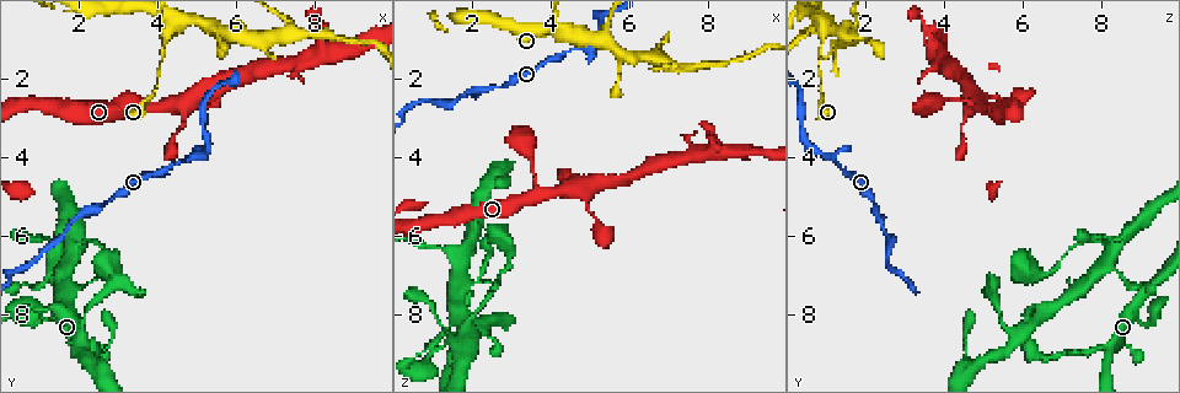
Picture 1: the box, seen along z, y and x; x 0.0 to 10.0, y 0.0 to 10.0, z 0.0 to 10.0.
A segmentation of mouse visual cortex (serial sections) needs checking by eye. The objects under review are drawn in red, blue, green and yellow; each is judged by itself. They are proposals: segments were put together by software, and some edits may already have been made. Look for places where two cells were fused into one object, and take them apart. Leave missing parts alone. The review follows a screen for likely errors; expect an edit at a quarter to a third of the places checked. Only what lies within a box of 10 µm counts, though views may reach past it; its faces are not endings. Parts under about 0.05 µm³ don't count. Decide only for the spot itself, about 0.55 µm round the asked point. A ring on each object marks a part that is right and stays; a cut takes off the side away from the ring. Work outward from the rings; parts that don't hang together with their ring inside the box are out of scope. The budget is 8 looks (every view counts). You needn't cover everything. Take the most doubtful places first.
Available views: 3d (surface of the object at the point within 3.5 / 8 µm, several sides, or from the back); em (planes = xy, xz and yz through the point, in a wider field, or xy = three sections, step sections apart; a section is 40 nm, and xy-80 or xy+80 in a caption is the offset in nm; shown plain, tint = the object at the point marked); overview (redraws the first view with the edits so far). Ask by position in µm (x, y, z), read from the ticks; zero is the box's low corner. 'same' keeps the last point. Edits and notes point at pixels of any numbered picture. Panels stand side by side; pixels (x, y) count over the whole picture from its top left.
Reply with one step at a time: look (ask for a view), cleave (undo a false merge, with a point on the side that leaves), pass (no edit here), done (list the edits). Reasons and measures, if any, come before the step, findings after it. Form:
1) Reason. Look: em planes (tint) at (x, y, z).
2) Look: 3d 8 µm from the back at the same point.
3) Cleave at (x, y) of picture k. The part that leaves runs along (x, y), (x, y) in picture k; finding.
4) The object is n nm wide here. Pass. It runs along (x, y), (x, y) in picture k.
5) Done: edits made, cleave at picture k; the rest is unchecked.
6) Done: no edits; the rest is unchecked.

Sharp bend. Look: 3d 8 µm from the back at (5.25, 3.85, 0.80).

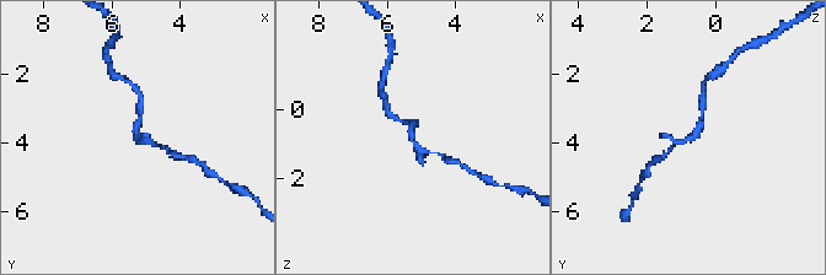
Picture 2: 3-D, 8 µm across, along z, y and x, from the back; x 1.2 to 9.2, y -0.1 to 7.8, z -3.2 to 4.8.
The arms are 150, 150 nm wide. Look: em xy step 3 (tint) at the same point.

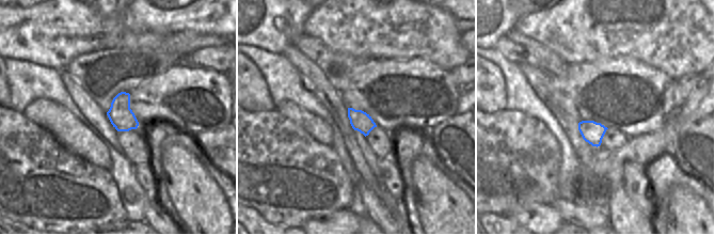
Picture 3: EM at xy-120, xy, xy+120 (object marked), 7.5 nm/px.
The object is 150 nm wide here. Pass. It runs along (671, 146), (695, 134), (701, 106) in picture 2; continuous, no second cell.

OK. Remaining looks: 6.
Sudden change in width. Look: 3d 3.5 µm at (0.85, 8.30, 9.20).

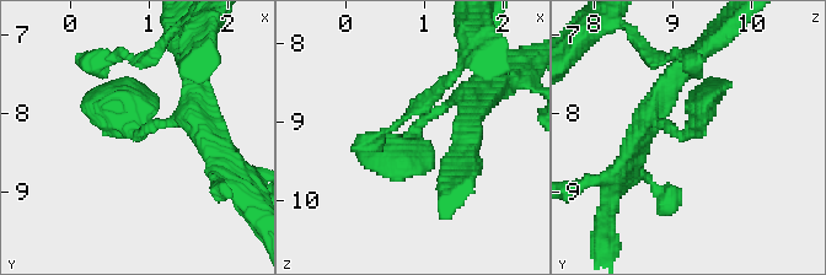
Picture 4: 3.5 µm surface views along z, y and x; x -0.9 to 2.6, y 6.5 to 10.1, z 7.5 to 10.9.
Shape alone is not enough. Look: em planes (plain) at (0.85, 8.30, 9.10).

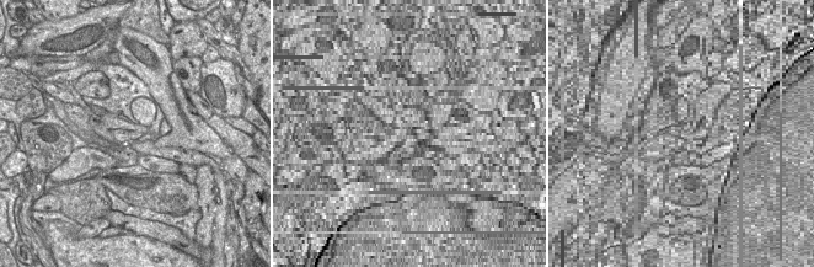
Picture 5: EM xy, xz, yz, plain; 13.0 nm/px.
With the object marked. Look: em planes (tint) at the same point.

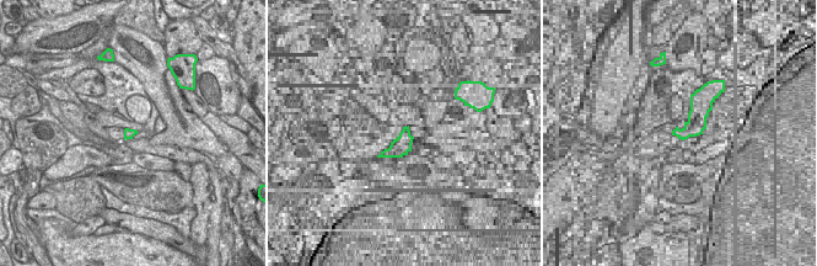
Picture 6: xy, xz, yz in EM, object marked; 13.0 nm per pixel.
Pass. It runs along (476, 91), (359, 161) in picture 4; one cell here.

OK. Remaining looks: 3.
Sharp bend. Look: 3d 3.5 µm at (4.35, 0.70, 0.95).

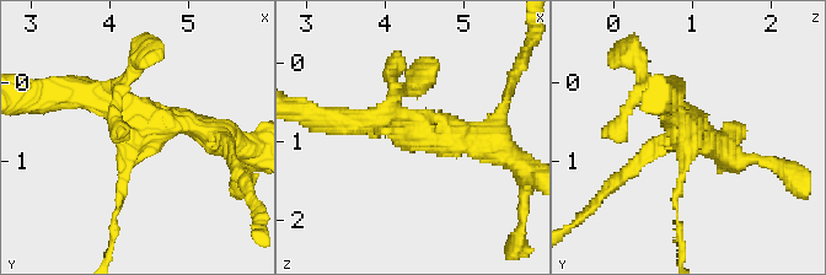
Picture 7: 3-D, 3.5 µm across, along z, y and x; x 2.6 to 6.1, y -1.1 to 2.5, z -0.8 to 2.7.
Now the EM. Look: em xy step 2 (tint) at (4.35, 0.70, 0.95).

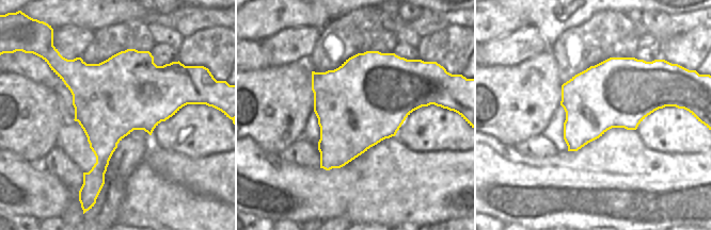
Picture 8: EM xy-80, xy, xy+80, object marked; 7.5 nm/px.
The object is 650 nm wide here. Pass. It runs along (114, 213), (144, 129), (213, 133) in picture 7; continuous, no second cell.

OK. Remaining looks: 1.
Done: no edits; the rest is unchecked.

